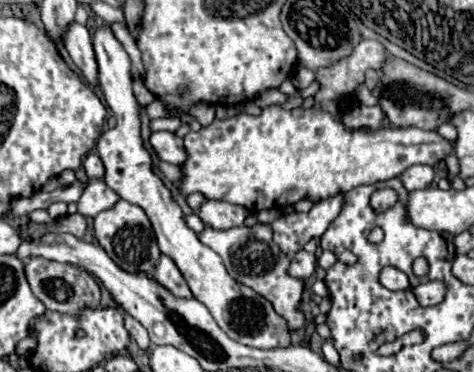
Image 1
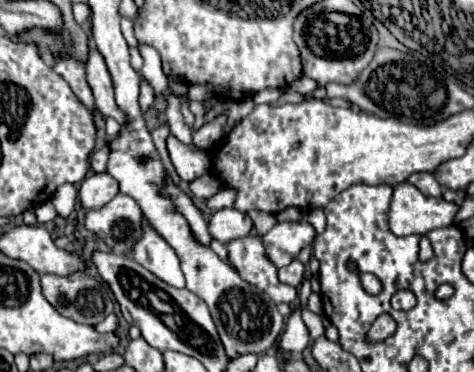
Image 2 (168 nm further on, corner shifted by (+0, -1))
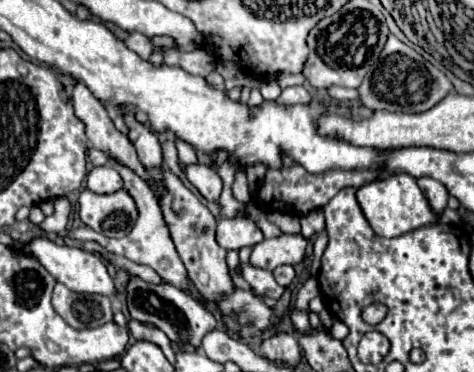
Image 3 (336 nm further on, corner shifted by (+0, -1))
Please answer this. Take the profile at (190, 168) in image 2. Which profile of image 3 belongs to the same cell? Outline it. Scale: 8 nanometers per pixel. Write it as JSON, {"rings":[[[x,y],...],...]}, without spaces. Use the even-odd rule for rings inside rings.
{"rings":[[[192,164],[192,166],[184,166],[184,172],[186,172],[188,180],[198,188],[198,192],[208,202],[218,202],[224,184],[214,168],[202,166],[202,164]]]}

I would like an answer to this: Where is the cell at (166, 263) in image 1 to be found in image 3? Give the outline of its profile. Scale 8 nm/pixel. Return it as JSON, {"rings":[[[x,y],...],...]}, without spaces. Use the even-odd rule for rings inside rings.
{"rings":[[[110,158],[110,164],[120,172],[120,176],[122,176],[122,180],[124,180],[124,188],[130,192],[130,196],[134,198],[134,202],[136,202],[136,206],[138,206],[140,216],[138,216],[138,220],[136,220],[136,226],[132,228],[132,232],[130,232],[128,236],[124,236],[124,238],[120,238],[120,240],[106,240],[102,234],[94,232],[92,228],[87,226],[72,229],[69,232],[69,236],[81,242],[100,242],[100,244],[104,244],[104,248],[108,248],[110,252],[116,252],[116,254],[120,254],[120,256],[126,256],[126,258],[130,258],[132,262],[138,262],[138,264],[148,264],[150,268],[154,268],[156,272],[160,272],[160,276],[164,276],[164,280],[168,280],[172,286],[186,290],[186,288],[188,288],[186,268],[184,268],[184,264],[182,264],[182,260],[180,260],[180,256],[178,256],[178,252],[176,252],[176,248],[174,248],[174,244],[172,244],[170,232],[168,232],[168,228],[166,228],[166,224],[164,224],[162,210],[160,210],[160,206],[156,204],[156,200],[152,200],[152,192],[148,192],[146,180],[140,178],[134,170],[122,166],[120,162],[116,162],[116,160],[112,160],[112,158]]]}

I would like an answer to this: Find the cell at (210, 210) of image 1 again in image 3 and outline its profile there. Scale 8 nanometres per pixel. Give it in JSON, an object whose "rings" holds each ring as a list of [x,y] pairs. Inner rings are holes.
{"rings":[[[222,218],[218,222],[216,240],[226,250],[240,250],[242,246],[256,246],[264,240],[264,234],[250,218]]]}

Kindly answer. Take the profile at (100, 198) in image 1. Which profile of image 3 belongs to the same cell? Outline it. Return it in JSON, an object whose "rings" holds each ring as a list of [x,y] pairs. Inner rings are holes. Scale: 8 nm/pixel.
{"rings":[[[98,166],[88,174],[88,190],[96,194],[112,194],[124,186],[120,174],[110,166]]]}

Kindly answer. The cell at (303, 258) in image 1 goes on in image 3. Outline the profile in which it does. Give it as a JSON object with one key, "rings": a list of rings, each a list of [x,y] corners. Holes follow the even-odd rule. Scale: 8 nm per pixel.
{"rings":[[[278,266],[274,270],[274,278],[280,286],[288,286],[294,280],[294,268],[292,266]]]}

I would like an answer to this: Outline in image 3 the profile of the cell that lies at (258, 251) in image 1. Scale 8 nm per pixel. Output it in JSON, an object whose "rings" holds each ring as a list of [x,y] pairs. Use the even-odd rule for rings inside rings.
{"rings":[[[244,264],[242,266],[242,278],[260,296],[270,296],[270,298],[278,300],[284,292],[284,288],[274,280],[272,272],[268,272],[268,270],[260,270],[260,268],[252,268],[250,264]]]}

